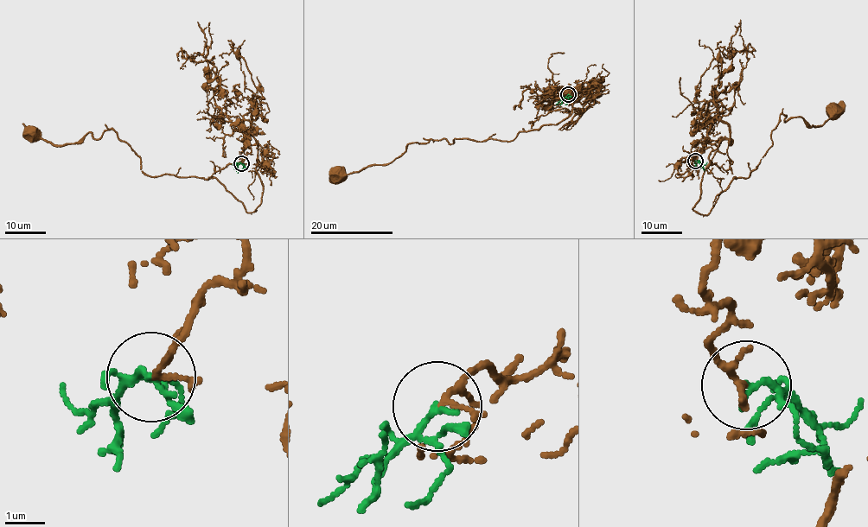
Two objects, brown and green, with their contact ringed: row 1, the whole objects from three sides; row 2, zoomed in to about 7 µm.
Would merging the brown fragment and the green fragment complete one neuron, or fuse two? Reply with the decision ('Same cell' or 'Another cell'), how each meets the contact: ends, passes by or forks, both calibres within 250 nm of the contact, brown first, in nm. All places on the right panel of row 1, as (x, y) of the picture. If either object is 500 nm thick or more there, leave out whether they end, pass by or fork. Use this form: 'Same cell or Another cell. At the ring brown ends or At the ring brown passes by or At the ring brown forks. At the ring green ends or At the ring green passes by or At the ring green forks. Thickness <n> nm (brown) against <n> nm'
Same cell. At the ring brown forks. At the ring green passes by. Thickness 100 nm (brown) against 110 nm

